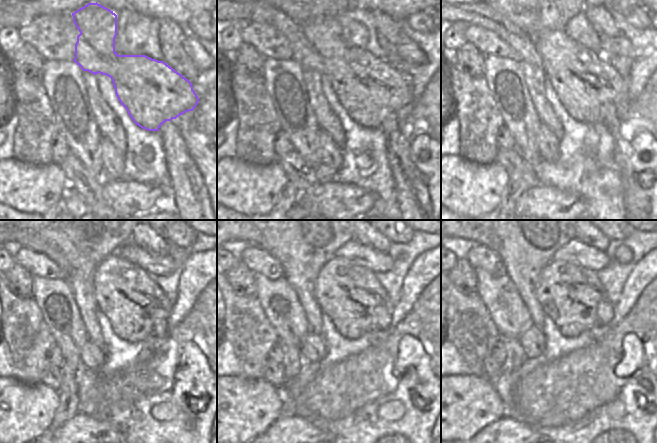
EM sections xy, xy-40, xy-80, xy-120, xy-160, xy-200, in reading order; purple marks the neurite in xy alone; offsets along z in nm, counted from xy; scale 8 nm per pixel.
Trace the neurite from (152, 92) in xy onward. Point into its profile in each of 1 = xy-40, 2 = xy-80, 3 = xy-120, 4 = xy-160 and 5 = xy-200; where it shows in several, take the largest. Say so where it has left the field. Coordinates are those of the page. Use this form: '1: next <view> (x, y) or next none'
1: next xy-40 (369, 89)
2: next xy-80 (584, 84)
3: next xy-120 (129, 297)
4: next xy-160 (347, 293)
5: next xy-200 (568, 293)

